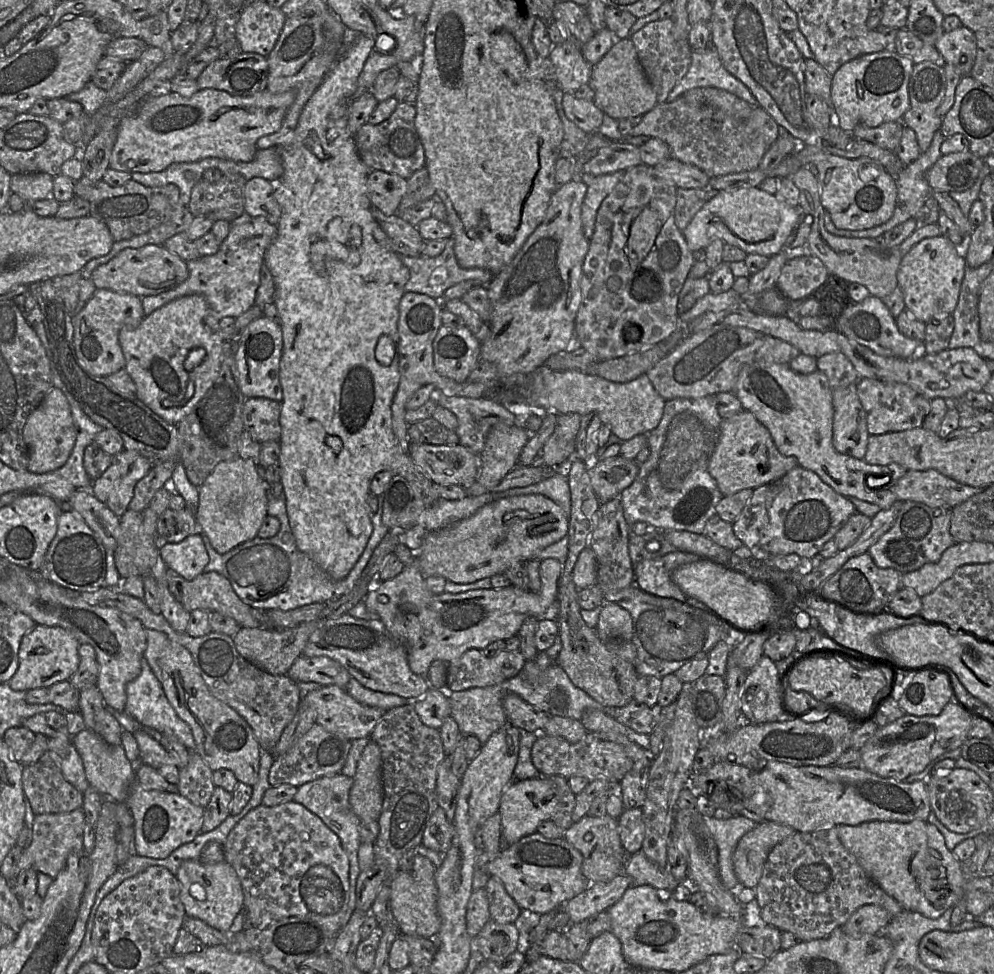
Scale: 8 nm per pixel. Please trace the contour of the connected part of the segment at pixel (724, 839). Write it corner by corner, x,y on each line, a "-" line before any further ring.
734,815
729,819
703,817
718,848
719,875
725,888
740,887
734,873
732,855
740,838
757,823
747,817

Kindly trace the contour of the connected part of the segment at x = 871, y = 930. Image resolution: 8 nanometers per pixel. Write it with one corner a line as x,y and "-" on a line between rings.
874,904
859,907
841,926
848,934
879,934
892,919
889,912

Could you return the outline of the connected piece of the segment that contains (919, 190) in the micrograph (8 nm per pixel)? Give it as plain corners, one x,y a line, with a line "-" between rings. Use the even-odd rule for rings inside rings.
939,129
935,133
929,149
921,153
921,155
916,161
912,162
908,166
905,166
903,170
900,172
900,174
896,179
896,186
897,186
896,207
894,209
892,217
886,223
866,230
857,230
857,231
842,230
838,229
834,225
830,213
825,210
826,230
831,234
839,237
876,239
883,236
886,232
890,231
897,225
906,222
910,218
917,219
918,227
924,226
923,207
925,206
926,201
932,196
932,191
933,191
933,189
930,187
929,183
926,180
926,173
935,164
935,162
942,156
941,145
945,139
946,139
945,136

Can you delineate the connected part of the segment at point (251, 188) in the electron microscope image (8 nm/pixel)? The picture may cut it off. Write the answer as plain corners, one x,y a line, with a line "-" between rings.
261,177
248,180
244,188
244,208
251,217
263,216
277,225
281,207
275,198
275,184

